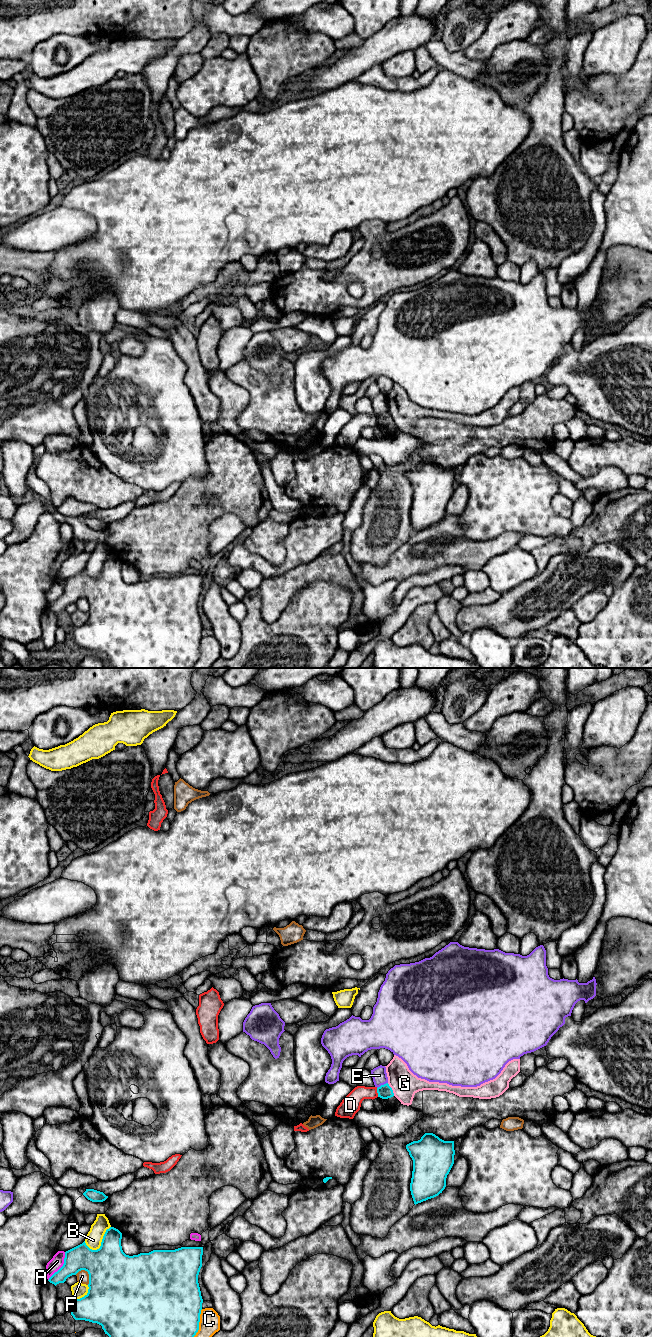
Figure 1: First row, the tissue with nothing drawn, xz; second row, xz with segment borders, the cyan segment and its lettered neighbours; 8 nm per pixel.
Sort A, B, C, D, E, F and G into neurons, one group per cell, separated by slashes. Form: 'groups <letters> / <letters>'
groups A / B / C / D / E / F / G

